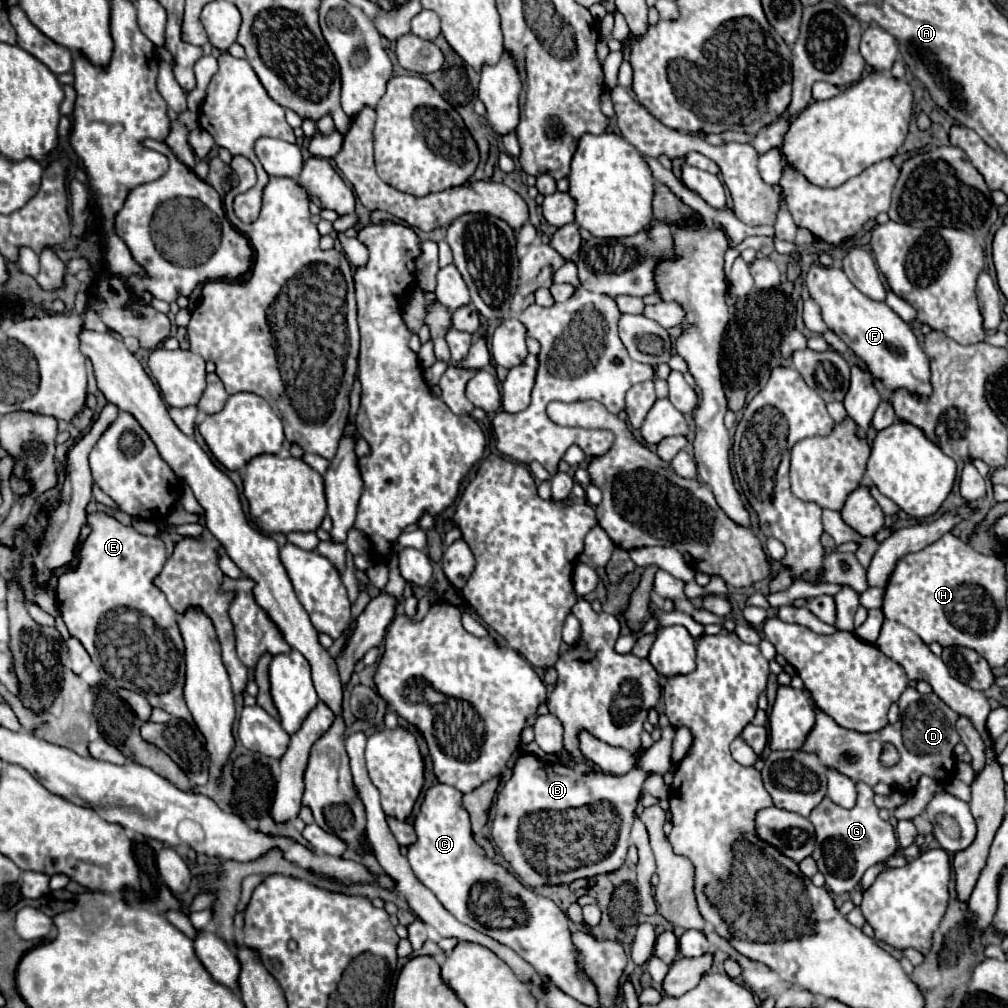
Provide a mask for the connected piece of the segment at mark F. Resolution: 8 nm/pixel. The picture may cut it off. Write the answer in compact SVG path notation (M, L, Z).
M812 265L806 277L806 285L812 299L822 307L822 317L828 329L850 343L848 347L858 353L870 373L884 385L884 389L906 389L908 393L916 395L932 395L928 357L922 351L910 325L904 323L892 309L888 309L886 303L864 297L864 293L860 293L850 283L846 273L836 267Z

